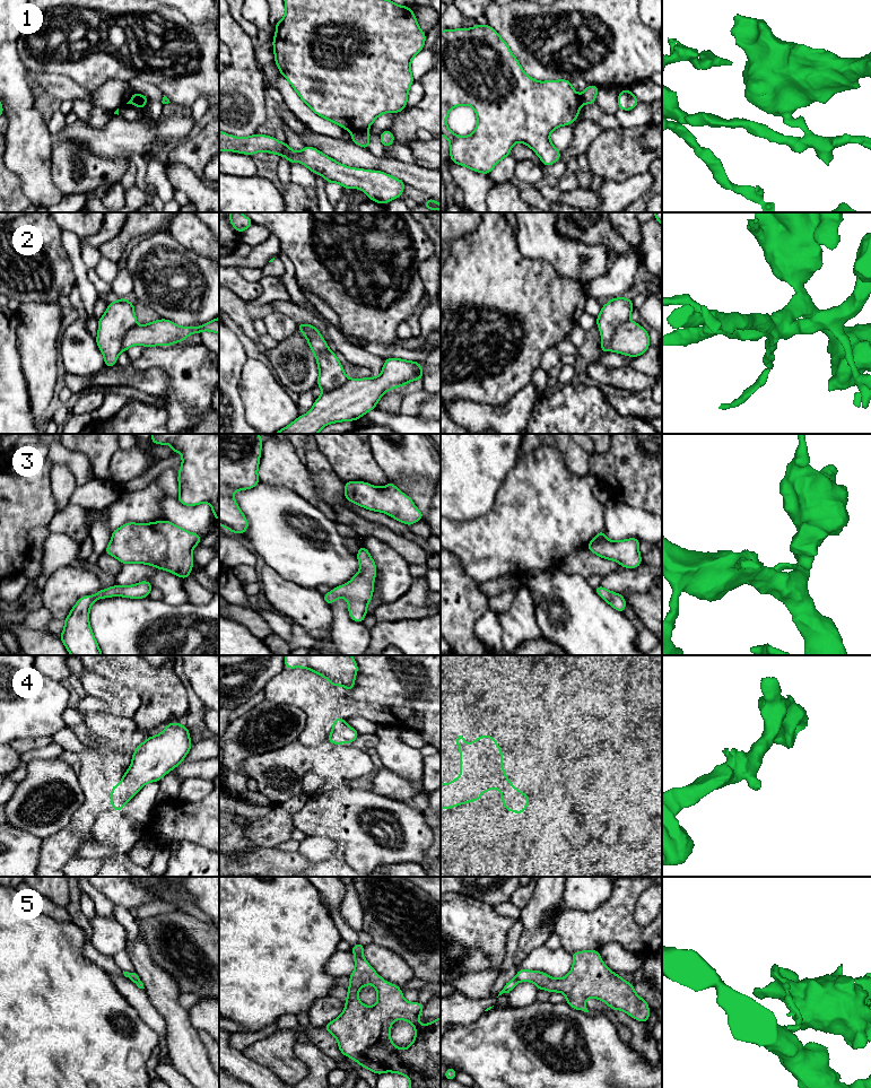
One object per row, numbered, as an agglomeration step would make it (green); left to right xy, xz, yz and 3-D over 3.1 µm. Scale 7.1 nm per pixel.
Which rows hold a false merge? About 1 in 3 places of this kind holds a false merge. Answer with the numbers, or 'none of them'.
1, 2, 5

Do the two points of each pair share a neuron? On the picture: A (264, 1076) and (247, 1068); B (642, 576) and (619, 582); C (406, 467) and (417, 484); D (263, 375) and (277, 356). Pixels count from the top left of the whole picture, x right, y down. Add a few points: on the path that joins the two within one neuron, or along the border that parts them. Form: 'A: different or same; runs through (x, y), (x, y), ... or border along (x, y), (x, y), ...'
A: same; runs through (260, 1076), (252, 1072)
B: same; runs through (636, 580), (625, 581)
C: different; border along (428, 479), (424, 477), (408, 477), (393, 482)
D: different; border along (271, 370), (286, 390)

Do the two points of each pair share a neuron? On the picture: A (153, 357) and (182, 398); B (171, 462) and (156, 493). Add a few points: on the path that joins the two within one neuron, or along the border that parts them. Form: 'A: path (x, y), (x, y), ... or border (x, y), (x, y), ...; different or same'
A: path (164, 362), (182, 380), (182, 386); same
B: border (157, 476), (142, 488), (128, 490); different

